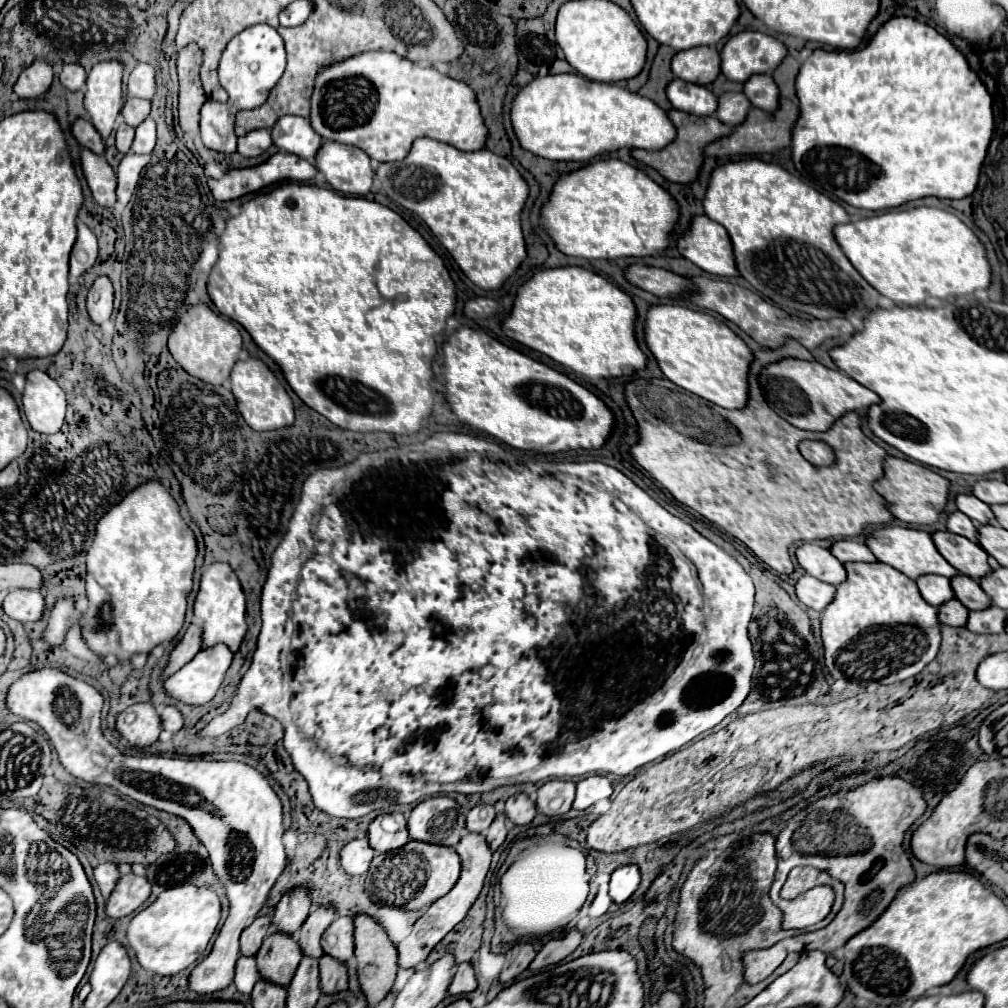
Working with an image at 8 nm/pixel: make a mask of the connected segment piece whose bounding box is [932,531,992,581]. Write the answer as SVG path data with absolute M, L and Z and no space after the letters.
M936 531L936 533L932 533L932 537L934 537L938 551L962 575L968 575L978 581L992 571L992 567L988 563L988 553L978 543L964 539L960 535L954 535L950 531L944 531L944 533Z

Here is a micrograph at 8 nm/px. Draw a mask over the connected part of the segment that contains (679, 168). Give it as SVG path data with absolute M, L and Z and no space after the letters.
M670 111L670 119L678 129L678 137L674 143L670 143L668 147L660 149L660 151L642 151L642 149L632 149L632 157L654 167L662 177L676 181L676 183L694 183L698 179L698 173L702 169L704 163L704 147L708 143L714 143L714 139L722 139L726 135L730 135L730 127L726 127L718 117L696 117L684 111Z

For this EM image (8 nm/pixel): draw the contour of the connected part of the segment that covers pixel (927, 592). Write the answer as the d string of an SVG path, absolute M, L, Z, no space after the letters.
M922 575L916 579L918 589L922 593L922 597L934 605L940 607L942 603L954 599L954 591L950 587L950 579L942 577L942 575Z

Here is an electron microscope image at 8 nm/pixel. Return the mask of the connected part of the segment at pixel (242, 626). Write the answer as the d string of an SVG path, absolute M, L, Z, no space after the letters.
M214 563L210 565L210 569L202 573L200 591L194 603L194 617L202 625L202 649L214 647L218 643L228 645L232 653L240 649L240 643L248 631L246 599L242 595L242 587L240 587L236 573L226 563Z

